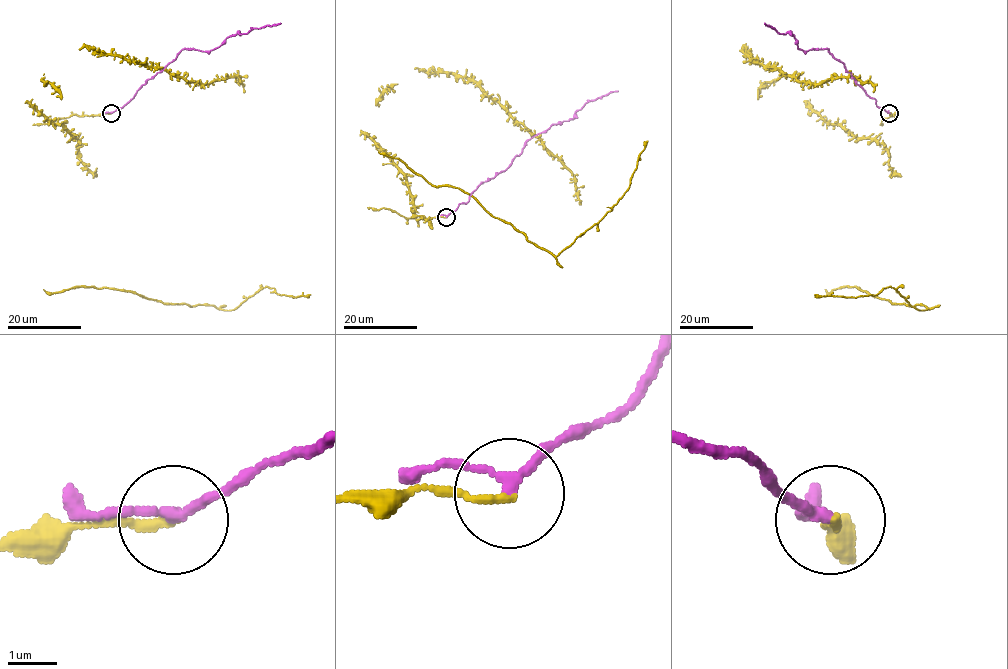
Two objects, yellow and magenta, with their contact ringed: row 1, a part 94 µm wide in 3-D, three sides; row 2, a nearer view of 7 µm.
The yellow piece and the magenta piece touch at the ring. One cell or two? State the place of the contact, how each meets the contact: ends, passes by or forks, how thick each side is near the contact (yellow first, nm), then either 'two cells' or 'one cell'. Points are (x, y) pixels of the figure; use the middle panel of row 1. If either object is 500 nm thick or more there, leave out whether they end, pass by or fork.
place (446, 217); yellow ends; magenta passes by; calibres 170 and 200 nm; one cell

